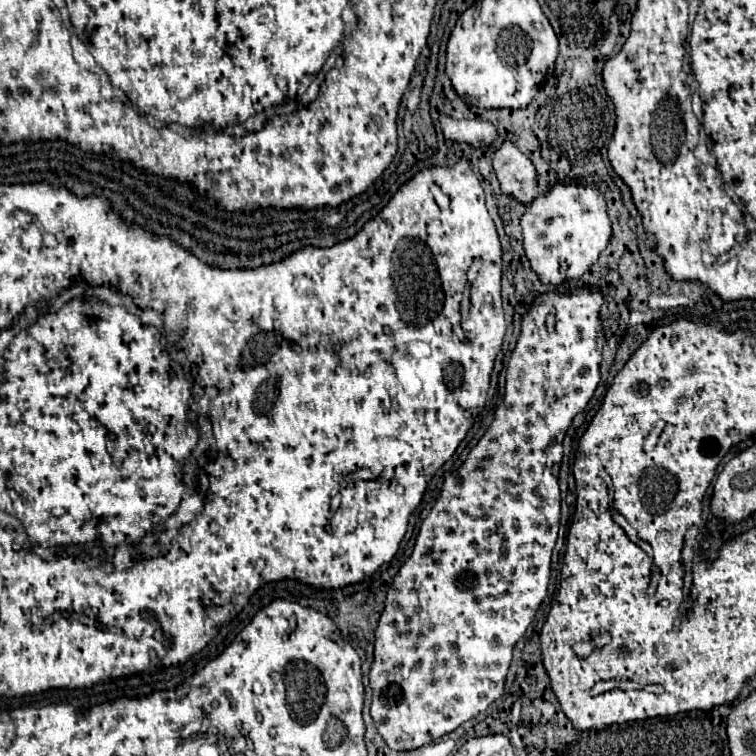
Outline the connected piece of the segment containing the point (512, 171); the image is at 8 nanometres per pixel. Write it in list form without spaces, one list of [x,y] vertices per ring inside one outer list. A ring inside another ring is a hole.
[[[503,142],[495,152],[493,168],[501,184],[501,192],[509,198],[521,204],[531,204],[539,196],[537,170],[533,162],[511,142]]]

